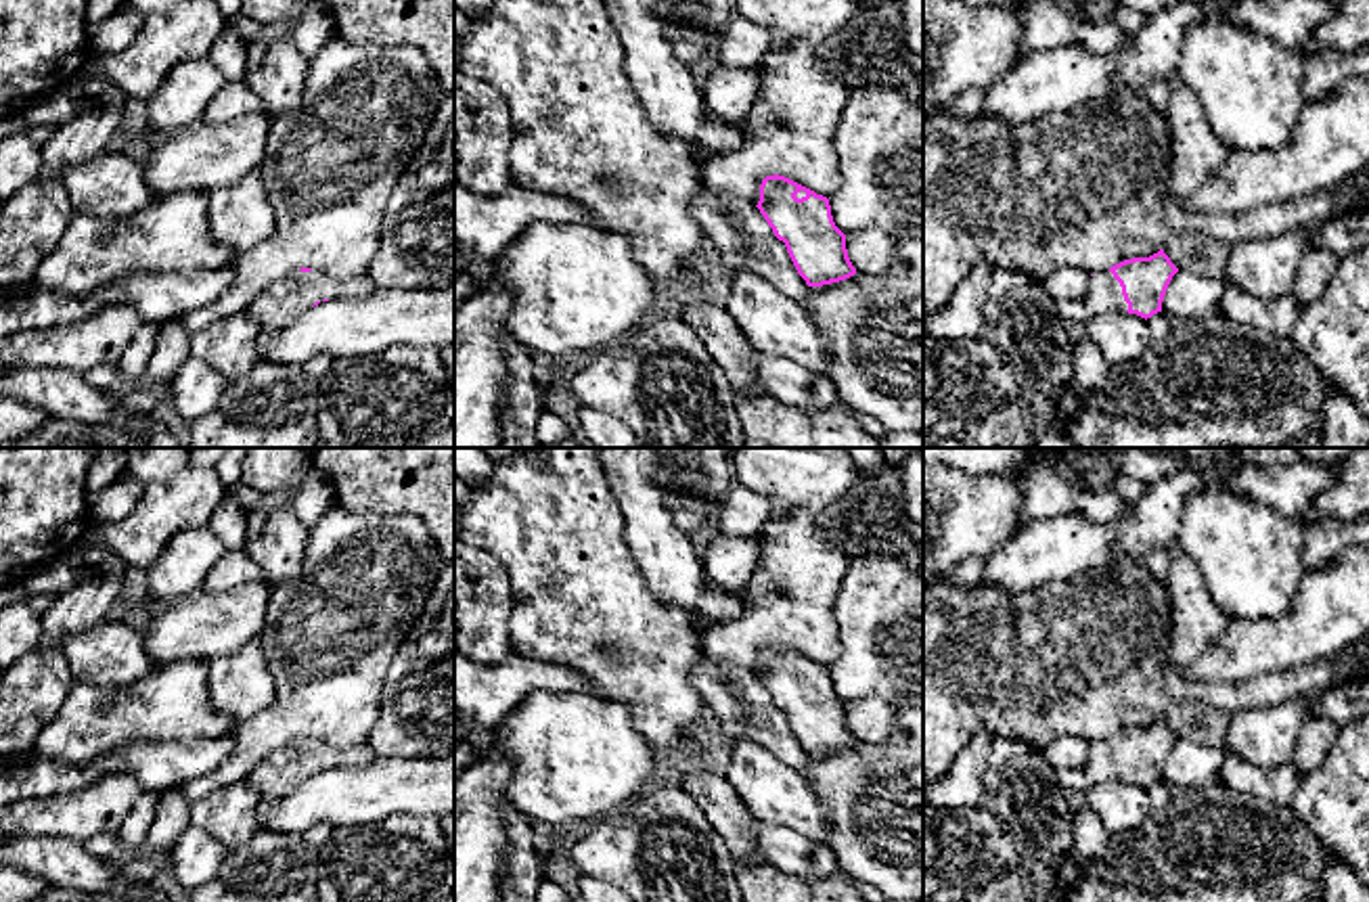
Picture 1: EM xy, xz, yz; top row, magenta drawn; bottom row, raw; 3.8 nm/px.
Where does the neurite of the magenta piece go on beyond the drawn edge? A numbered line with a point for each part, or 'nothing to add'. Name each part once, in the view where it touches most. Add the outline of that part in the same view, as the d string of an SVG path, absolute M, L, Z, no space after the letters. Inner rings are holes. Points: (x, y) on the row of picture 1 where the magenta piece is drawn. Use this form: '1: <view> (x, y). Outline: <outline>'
1: yz (1104, 294). Outline: M1109 270L1095 272L1091 276L1089 289L1080 299L1072 299L1057 306L1061 320L1068 329L1078 331L1091 318L1107 312L1126 312L1122 287Z

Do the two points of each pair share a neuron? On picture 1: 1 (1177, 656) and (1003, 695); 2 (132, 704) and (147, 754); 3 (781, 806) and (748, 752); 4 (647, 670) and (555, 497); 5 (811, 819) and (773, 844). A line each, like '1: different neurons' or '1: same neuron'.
1: different neurons
2: different neurons
3: same neuron
4: same neuron
5: different neurons

